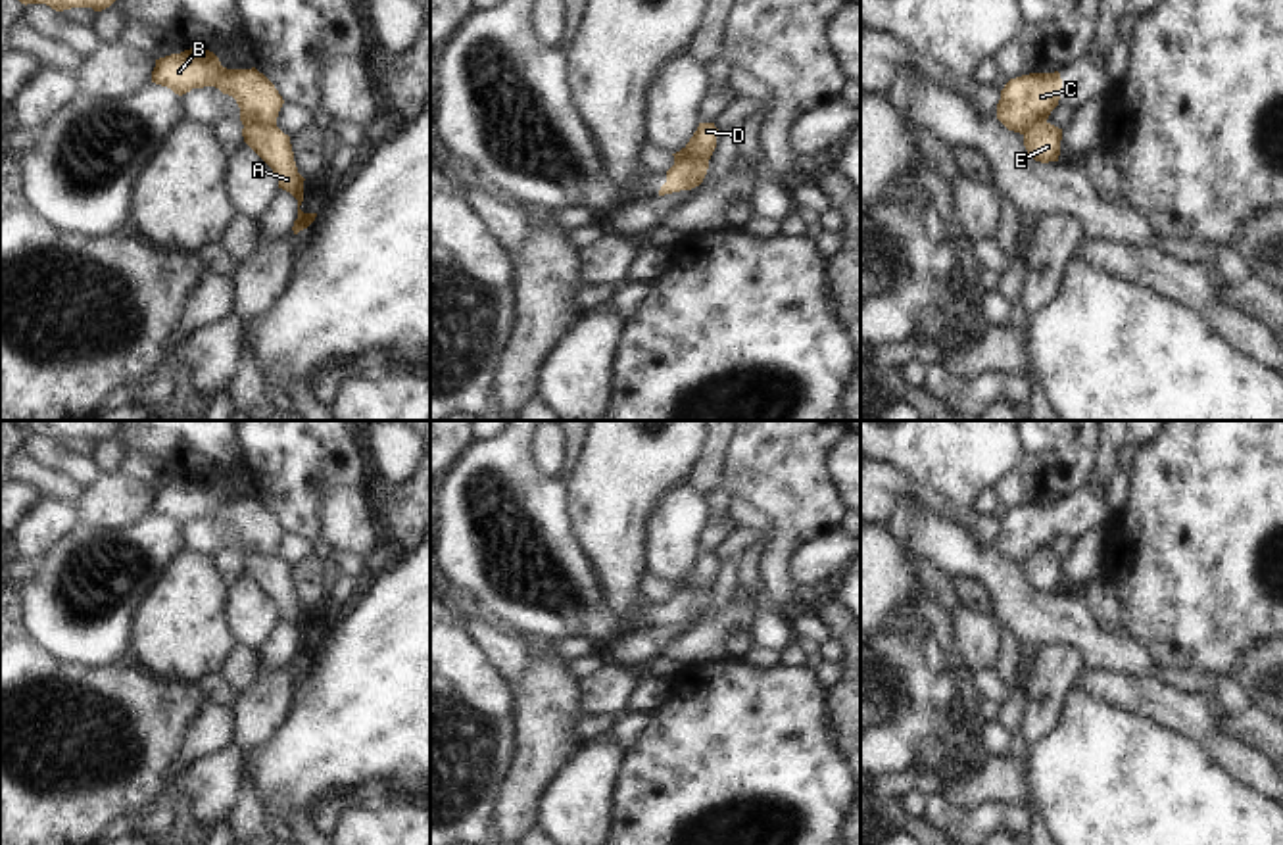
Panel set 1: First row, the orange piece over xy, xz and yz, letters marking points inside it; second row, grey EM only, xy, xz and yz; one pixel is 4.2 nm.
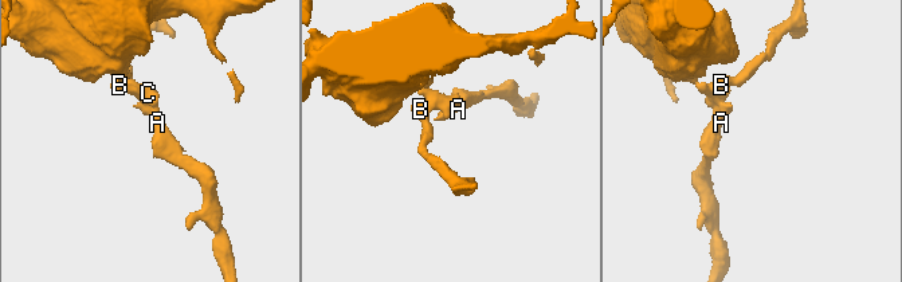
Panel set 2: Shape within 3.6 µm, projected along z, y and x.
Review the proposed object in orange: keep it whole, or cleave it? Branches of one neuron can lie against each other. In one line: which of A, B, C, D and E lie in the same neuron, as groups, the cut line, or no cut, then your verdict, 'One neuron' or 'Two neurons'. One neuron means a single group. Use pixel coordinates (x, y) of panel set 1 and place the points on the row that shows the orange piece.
Groups: A E / B C D. Split along xz (675, 160), (707, 162). Two neurons

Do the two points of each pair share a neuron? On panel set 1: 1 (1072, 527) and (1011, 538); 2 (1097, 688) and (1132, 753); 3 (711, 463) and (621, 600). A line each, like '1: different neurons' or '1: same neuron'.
1: same neuron
2: different neurons
3: different neurons

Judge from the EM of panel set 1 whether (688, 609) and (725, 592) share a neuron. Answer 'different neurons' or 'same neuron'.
different neurons

